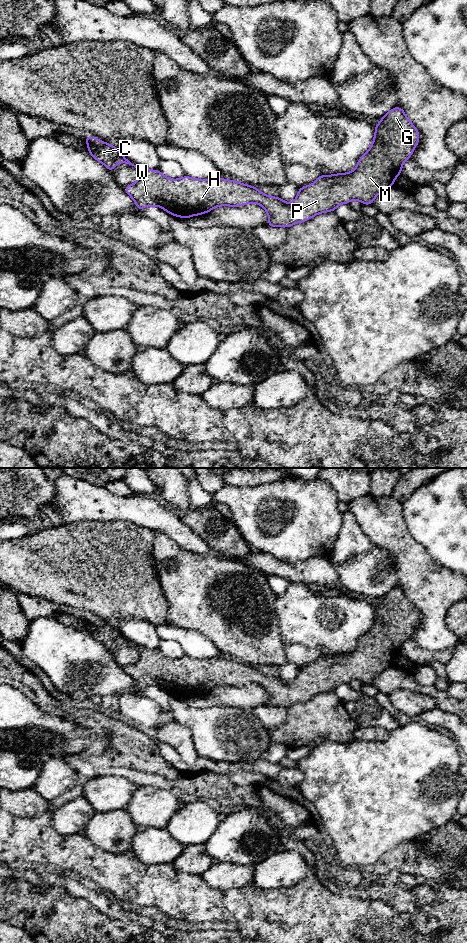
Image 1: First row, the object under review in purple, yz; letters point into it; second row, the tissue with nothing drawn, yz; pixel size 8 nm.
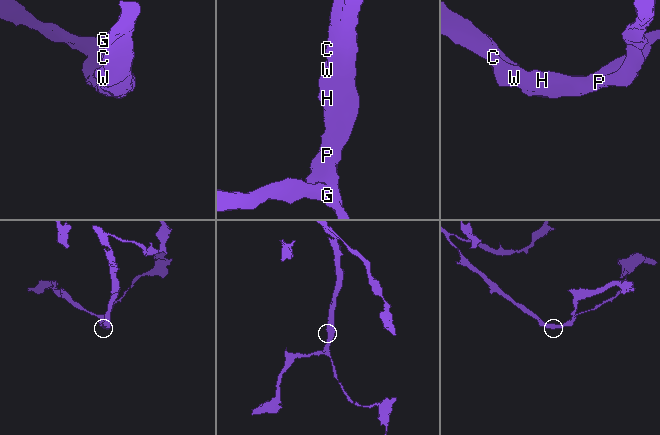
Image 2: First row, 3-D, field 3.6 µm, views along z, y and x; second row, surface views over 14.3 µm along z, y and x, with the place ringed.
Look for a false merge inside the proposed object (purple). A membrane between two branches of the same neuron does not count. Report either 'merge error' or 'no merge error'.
no merge error

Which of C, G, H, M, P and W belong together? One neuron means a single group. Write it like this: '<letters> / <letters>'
C G H M P W

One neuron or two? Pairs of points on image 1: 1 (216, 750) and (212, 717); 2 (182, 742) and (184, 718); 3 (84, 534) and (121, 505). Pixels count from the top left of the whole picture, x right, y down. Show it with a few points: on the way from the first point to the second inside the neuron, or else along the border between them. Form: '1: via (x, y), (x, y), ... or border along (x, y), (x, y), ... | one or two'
1: via (216, 742), (213, 737), (212, 725) | one
2: border along (172, 719), (189, 730), (194, 746) | two
3: border along (77, 521), (125, 521) | two

